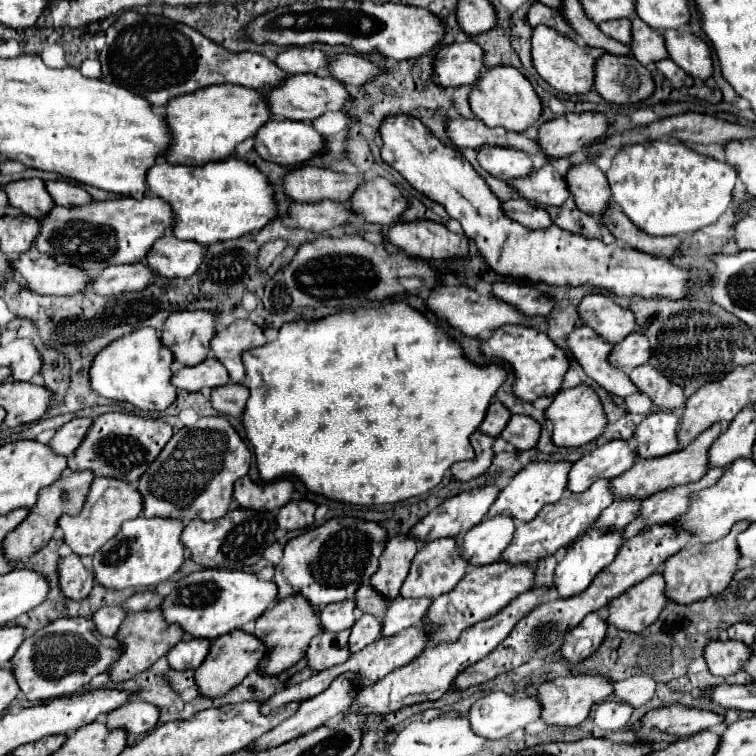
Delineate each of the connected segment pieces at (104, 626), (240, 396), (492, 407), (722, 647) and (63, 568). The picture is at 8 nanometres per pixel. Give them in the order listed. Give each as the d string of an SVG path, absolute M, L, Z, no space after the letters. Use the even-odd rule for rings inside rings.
M100 607L94 615L92 621L96 623L96 631L104 637L114 637L122 621L126 619L126 611L120 607Z
M226 383L222 387L212 389L210 395L210 403L212 407L222 413L222 415L232 415L232 417L240 417L246 401L248 401L248 389L240 383Z
M494 399L488 405L484 421L480 423L480 431L484 431L486 435L492 435L492 437L498 437L502 433L502 429L506 427L508 419L510 419L510 411L500 401Z
M710 641L704 647L704 659L712 675L734 675L750 657L750 647L740 641Z
M74 553L64 559L58 559L58 581L60 581L60 591L72 601L86 599L94 585L92 571Z

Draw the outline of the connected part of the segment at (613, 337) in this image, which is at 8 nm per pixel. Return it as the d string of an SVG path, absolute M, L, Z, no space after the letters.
M590 293L578 305L578 315L582 323L592 327L604 341L616 345L634 329L634 315L614 303L610 295Z

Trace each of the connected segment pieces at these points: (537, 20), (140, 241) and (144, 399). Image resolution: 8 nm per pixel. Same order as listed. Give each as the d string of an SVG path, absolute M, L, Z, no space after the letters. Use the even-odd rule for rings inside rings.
M534 3L530 7L530 11L528 11L528 23L532 27L536 27L536 25L548 25L548 27L556 29L558 33L562 33L566 37L572 37L572 39L578 37L576 31L572 31L572 27L568 25L568 21L564 19L564 15L560 11L552 9L552 7L546 7L542 3Z
M146 195L140 201L118 197L112 201L92 201L82 207L54 207L42 219L42 231L34 247L52 255L58 263L68 261L96 277L104 267L142 261L154 241L172 231L172 223L172 207L154 195Z
M142 327L140 331L132 331L132 335L112 341L94 357L90 369L90 387L106 399L124 401L142 411L164 411L176 399L176 387L170 383L172 361L174 355L160 343L158 333L152 327Z

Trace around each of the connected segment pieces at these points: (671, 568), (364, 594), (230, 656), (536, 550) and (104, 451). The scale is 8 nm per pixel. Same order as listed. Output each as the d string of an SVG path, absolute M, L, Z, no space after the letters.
M740 521L732 527L732 531L724 539L718 539L710 545L688 543L688 547L684 547L676 555L672 555L664 563L664 569L662 569L662 577L666 581L664 595L668 597L668 601L674 601L678 605L690 605L698 599L718 595L720 591L724 591L724 587L732 581L732 575L736 573L736 561L740 557L738 545L736 545L736 535L742 533L748 525L750 525L748 521Z
M364 583L364 587L360 587L356 591L356 609L358 609L358 613L372 613L376 617L384 617L388 605L390 603L386 603L384 597L380 597L368 583Z
M230 631L228 635L222 635L220 639L214 639L210 643L208 659L194 671L194 681L198 685L200 697L222 697L230 689L234 689L250 671L256 669L260 659L264 657L264 643L260 639L254 639L254 635L246 631Z
M598 479L596 483L592 483L584 493L580 495L572 495L568 497L568 493L564 493L564 497L548 507L544 507L544 511L540 511L540 515L536 515L536 519L528 521L528 523L518 523L516 525L516 535L512 539L512 543L504 549L502 559L510 565L536 565L540 559L554 555L560 547L570 545L578 535L582 535L586 531L586 527L614 501L610 489L608 489L608 479Z
M104 413L92 421L80 447L68 457L70 471L92 471L96 477L112 477L134 483L158 457L172 437L172 427L164 421L144 419L128 413Z

